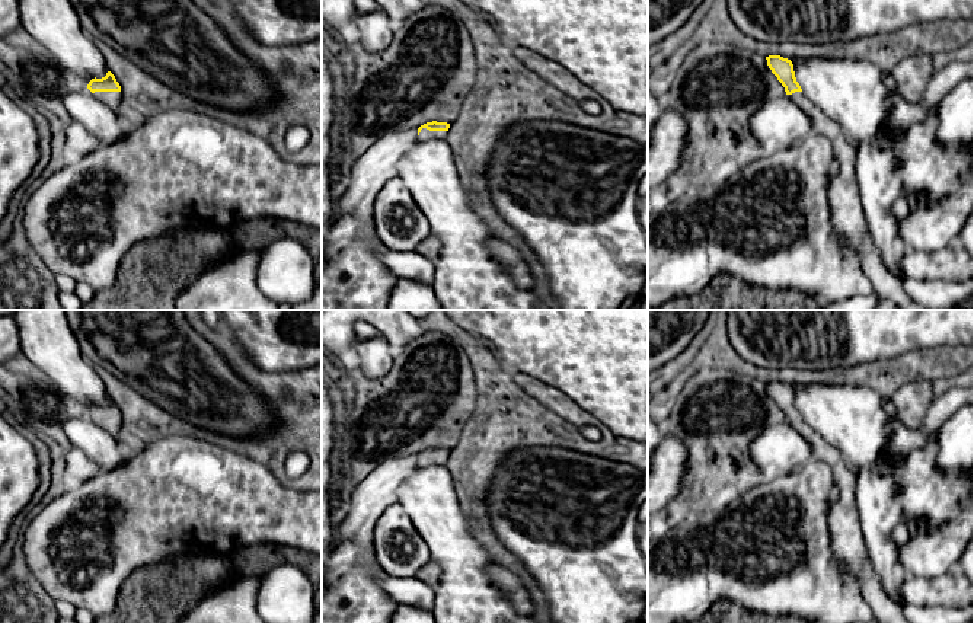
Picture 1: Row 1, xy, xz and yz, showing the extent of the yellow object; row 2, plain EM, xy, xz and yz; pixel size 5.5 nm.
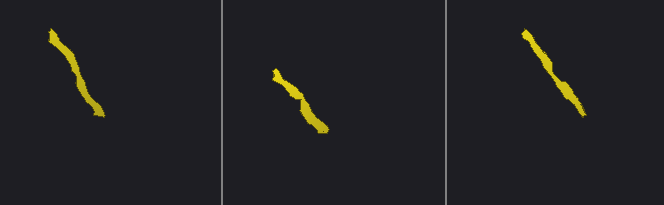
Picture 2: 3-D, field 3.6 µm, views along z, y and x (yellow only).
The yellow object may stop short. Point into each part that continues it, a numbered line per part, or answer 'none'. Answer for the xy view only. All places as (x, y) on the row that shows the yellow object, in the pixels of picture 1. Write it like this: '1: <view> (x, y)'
1: xy (114, 99)

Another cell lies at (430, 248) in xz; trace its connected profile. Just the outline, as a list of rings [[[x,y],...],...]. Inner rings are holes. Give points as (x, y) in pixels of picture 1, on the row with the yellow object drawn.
[[[429,234],[416,246],[415,252],[435,263],[441,252],[441,240],[435,234]]]

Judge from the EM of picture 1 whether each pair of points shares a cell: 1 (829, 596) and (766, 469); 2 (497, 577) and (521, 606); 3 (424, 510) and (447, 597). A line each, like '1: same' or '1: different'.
1: different
2: same
3: same

